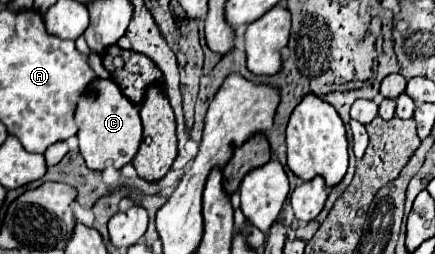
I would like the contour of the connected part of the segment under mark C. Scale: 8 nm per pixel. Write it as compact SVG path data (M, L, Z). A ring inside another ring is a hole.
M94 78L86 94L82 94L78 100L74 120L78 122L76 136L80 142L82 158L90 170L104 170L104 164L108 160L114 162L114 168L122 168L124 164L132 162L142 140L142 122L138 118L138 104L130 102L130 98L122 94L114 80Z

